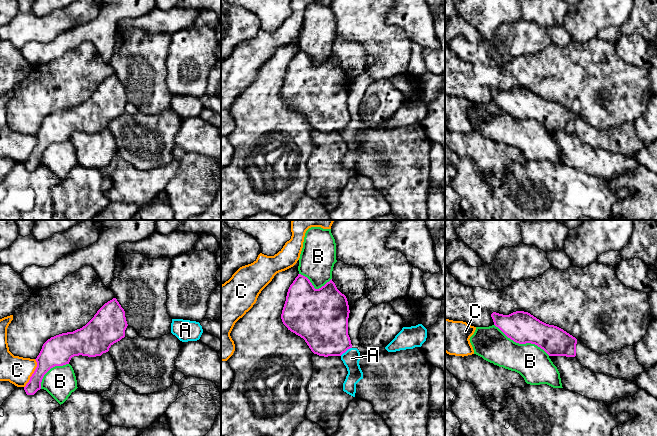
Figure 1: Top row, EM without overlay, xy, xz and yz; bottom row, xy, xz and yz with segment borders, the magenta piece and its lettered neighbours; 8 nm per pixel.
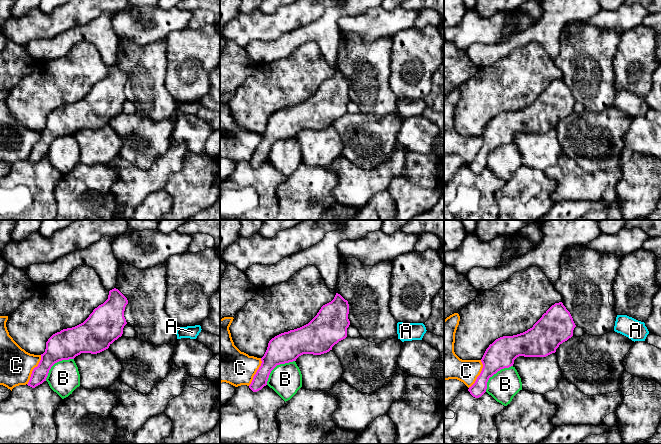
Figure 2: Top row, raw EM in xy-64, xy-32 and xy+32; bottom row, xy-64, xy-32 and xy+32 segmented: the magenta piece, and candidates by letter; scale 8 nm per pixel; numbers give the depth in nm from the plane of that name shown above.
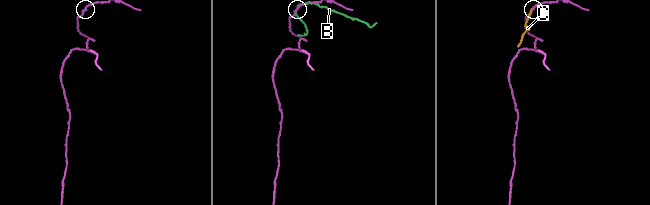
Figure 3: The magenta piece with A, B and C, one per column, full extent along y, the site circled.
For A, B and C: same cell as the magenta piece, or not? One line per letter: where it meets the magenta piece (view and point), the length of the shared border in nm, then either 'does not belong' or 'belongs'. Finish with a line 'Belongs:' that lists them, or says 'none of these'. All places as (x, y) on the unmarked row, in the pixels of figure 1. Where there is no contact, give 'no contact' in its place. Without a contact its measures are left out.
A: xz (345, 127) | 120 nm | does not belong
B: yz (522, 119) | 500 nm | does not belong
C: xy (33, 149) | 240 nm | does not belong
Belongs: none of these

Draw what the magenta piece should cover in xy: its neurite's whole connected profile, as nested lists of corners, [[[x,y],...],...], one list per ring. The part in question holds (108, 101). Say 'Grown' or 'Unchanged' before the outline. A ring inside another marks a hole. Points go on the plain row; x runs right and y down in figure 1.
Unchanged. [[[116,74],[105,79],[82,104],[51,113],[35,135],[37,143],[24,163],[27,171],[41,165],[44,151],[55,142],[69,140],[74,132],[101,132],[125,113],[125,87]]]

